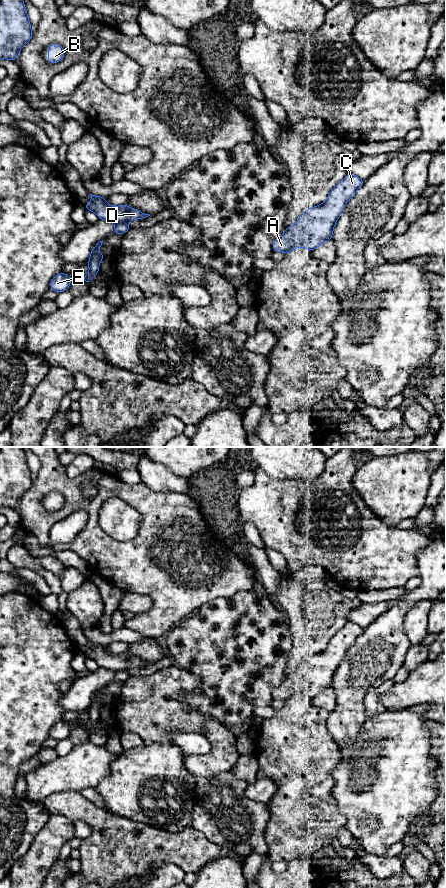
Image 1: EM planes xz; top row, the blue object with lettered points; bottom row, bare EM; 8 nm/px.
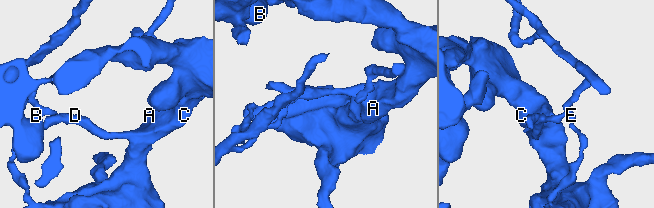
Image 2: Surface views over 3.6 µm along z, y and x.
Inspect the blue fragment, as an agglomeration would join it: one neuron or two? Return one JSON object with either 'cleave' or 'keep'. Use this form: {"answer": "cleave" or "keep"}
{"answer": "cleave"}

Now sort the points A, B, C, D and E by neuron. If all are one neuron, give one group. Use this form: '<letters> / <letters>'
A B C D / E

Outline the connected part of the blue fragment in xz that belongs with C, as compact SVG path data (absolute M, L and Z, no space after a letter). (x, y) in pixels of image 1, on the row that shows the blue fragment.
M348 174L329 193L324 203L311 207L272 244L273 251L284 252L302 247L313 251L332 240L334 226L348 200L363 185L364 180Z

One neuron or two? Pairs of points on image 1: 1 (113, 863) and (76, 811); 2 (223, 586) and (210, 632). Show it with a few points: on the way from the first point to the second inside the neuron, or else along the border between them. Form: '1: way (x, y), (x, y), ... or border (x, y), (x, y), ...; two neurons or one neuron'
1: way (113, 848), (113, 838), (91, 816); one neuron
2: border (243, 592), (214, 598), (199, 609); two neurons

